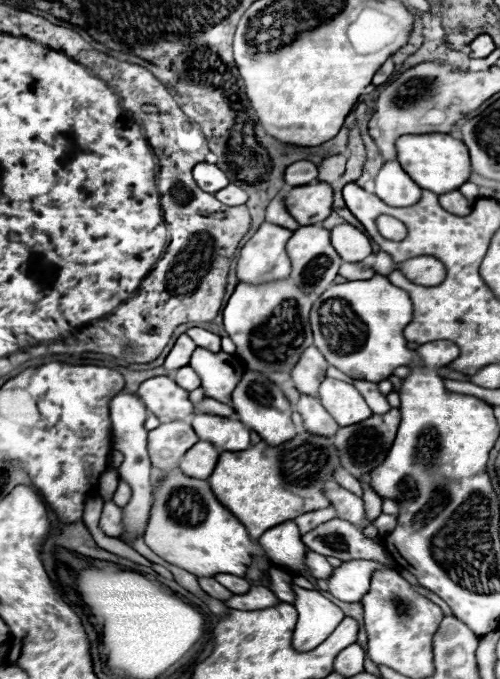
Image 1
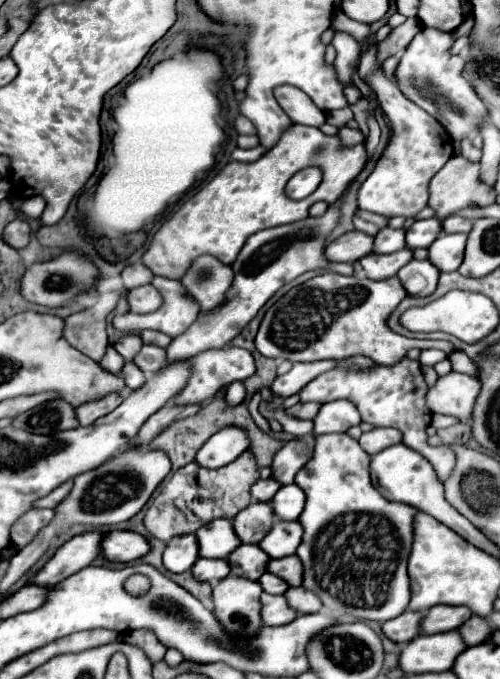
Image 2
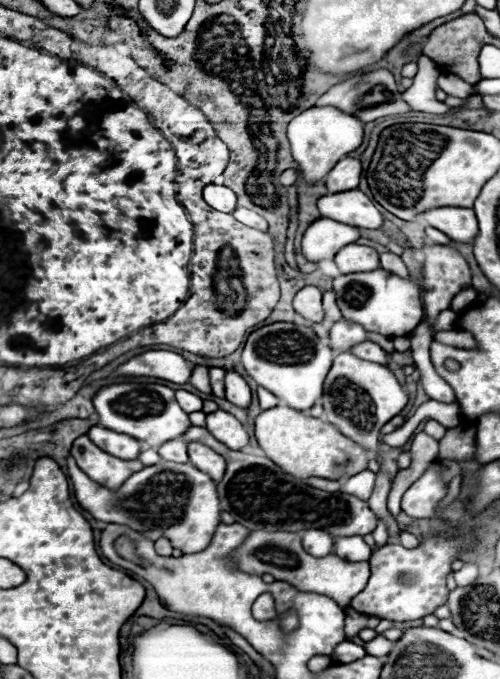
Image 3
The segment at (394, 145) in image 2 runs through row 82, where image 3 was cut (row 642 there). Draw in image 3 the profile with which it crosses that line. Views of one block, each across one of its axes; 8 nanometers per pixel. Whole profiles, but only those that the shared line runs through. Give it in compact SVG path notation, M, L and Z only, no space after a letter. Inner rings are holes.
M378 634L374 640L370 640L368 644L366 644L366 652L368 652L368 656L388 656L390 652L392 652L392 648L394 648L394 642L392 640L388 640L386 636L382 636L382 634Z

